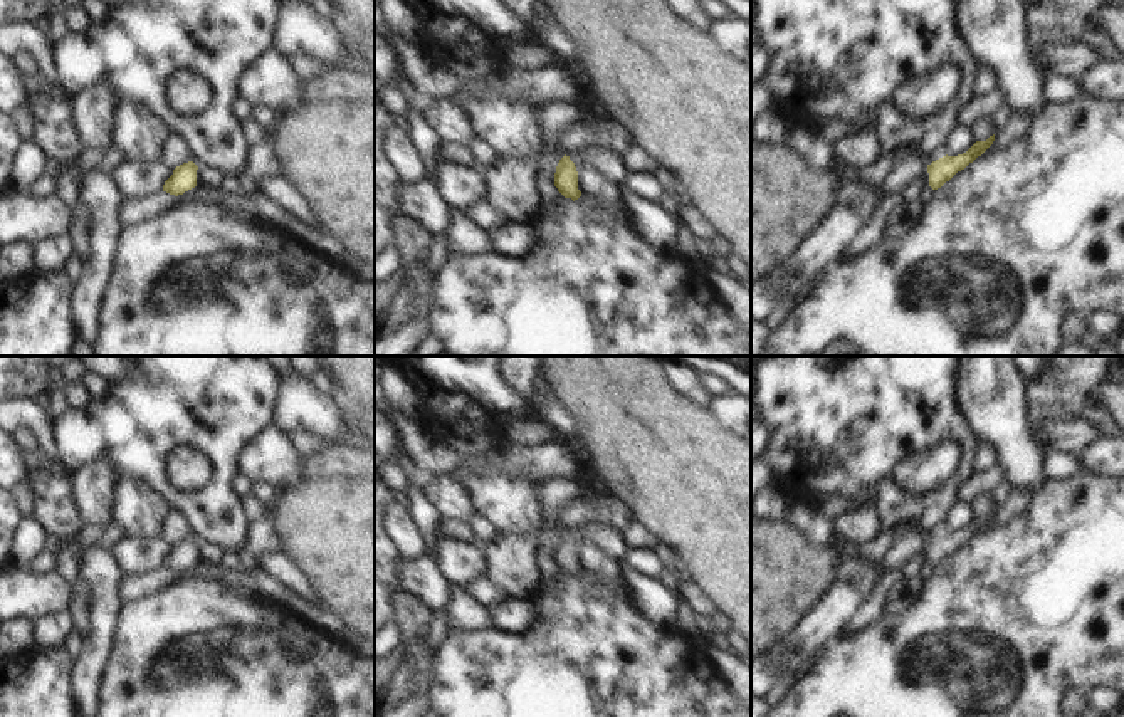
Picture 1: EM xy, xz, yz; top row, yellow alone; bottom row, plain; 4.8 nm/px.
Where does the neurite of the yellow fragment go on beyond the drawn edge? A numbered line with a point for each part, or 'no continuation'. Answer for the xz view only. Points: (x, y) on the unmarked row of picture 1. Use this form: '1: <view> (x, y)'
no continuation

